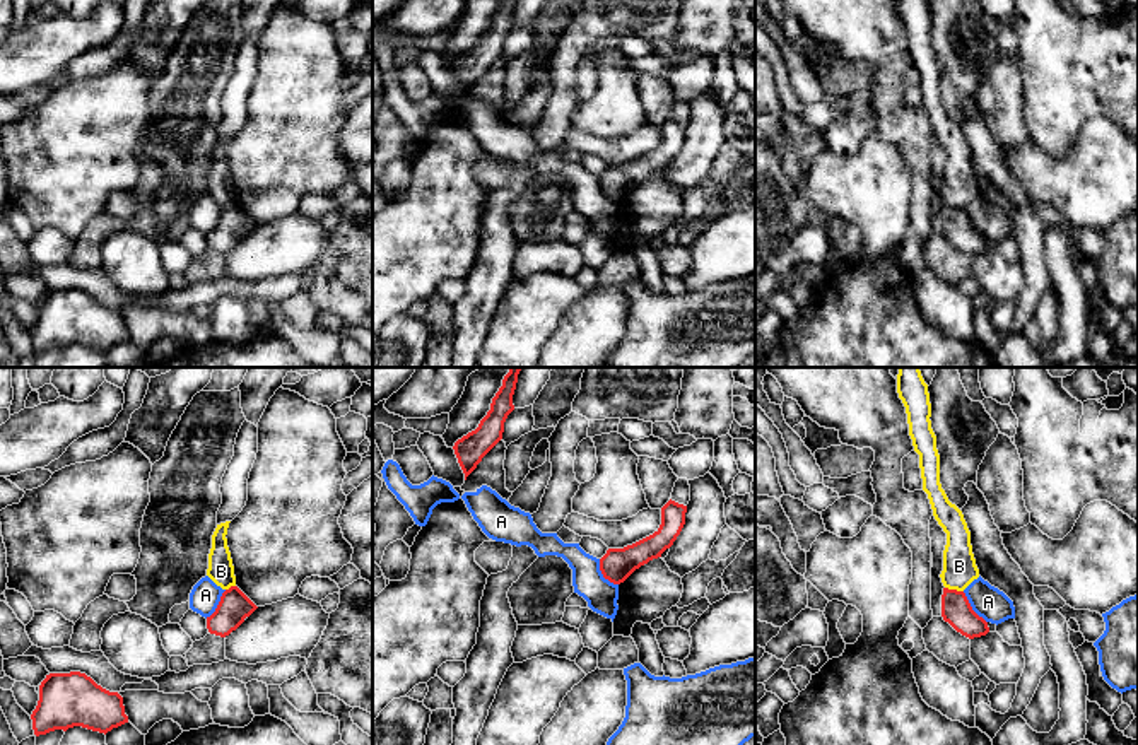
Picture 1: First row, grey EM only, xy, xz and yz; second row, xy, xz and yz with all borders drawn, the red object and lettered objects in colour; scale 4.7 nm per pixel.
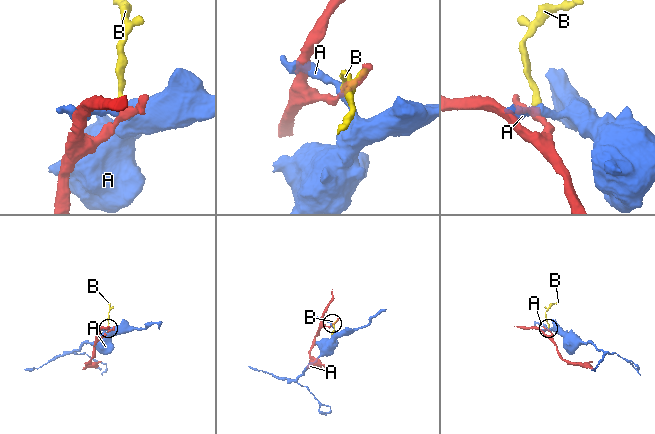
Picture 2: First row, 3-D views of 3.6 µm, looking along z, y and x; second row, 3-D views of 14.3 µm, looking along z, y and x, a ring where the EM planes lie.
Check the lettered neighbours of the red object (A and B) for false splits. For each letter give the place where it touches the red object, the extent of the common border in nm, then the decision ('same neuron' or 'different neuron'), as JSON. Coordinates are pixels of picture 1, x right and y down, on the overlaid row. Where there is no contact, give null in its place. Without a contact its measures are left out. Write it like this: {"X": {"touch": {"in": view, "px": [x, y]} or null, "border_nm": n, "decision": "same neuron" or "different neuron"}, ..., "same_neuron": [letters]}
{"A": {"touch": {"in": "xz", "px": [602, 573]}, "border_nm": 160, "decision": "different neuron"}, "B": {"touch": {"in": "yz", "px": [954, 590]}, "border_nm": 90, "decision": "different neuron"}, "same_neuron": []}

